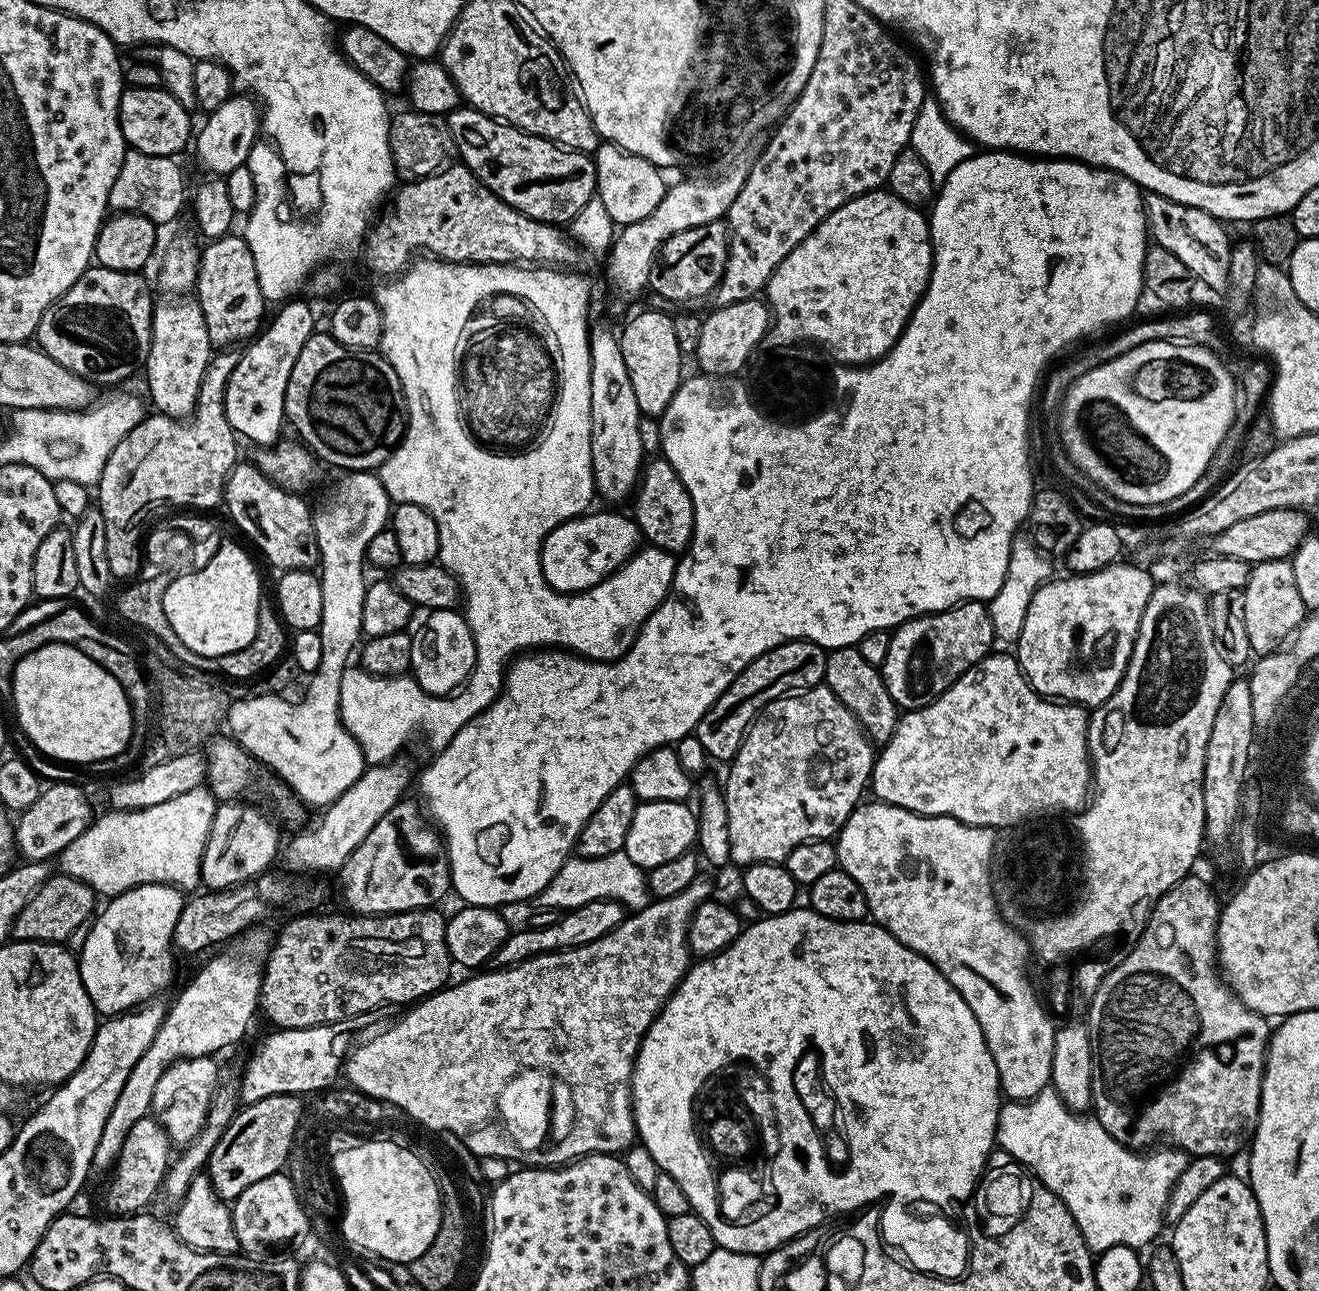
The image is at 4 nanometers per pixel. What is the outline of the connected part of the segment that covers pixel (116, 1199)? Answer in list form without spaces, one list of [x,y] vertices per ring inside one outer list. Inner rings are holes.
[[[151,1115],[143,1116],[134,1126],[130,1126],[130,1134],[126,1134],[126,1142],[111,1169],[112,1181],[108,1184],[108,1204],[116,1214],[135,1214],[149,1207],[148,1203],[161,1191],[164,1176],[170,1163],[170,1141],[160,1121]]]

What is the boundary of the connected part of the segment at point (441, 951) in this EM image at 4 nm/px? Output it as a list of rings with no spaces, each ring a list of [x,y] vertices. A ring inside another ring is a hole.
[[[435,907],[419,908],[413,912],[391,912],[389,916],[361,916],[359,914],[343,914],[344,916],[316,916],[320,914],[300,914],[292,920],[284,929],[280,936],[275,937],[271,952],[268,953],[268,960],[264,964],[264,981],[260,987],[259,1011],[268,1015],[268,1020],[277,1029],[282,1028],[313,1028],[319,1024],[339,1024],[351,1021],[351,1016],[360,1016],[363,1012],[372,1012],[375,1008],[380,1008],[383,1004],[404,1004],[411,1005],[419,1002],[425,996],[430,996],[434,992],[439,992],[441,988],[449,983],[448,964],[450,957],[446,946],[446,923],[445,913],[436,912]]]

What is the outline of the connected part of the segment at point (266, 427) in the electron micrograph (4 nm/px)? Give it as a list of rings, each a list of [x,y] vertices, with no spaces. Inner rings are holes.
[[[300,298],[285,301],[276,316],[267,323],[263,329],[242,351],[238,365],[231,372],[226,388],[226,418],[231,428],[239,437],[244,437],[259,447],[271,447],[281,437],[280,428],[284,426],[286,417],[285,396],[286,387],[289,386],[290,373],[294,370],[299,354],[302,354],[302,346],[310,339],[316,330],[314,325],[314,314],[311,308]]]

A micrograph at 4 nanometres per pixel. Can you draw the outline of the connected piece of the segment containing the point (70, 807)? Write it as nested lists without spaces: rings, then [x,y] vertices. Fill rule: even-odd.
[[[52,784],[43,789],[34,802],[26,811],[19,813],[14,824],[14,844],[24,855],[23,859],[28,862],[48,862],[51,861],[82,830],[86,830],[94,819],[94,811],[88,805],[88,796],[76,784]],[[20,820],[20,821],[19,821]]]

